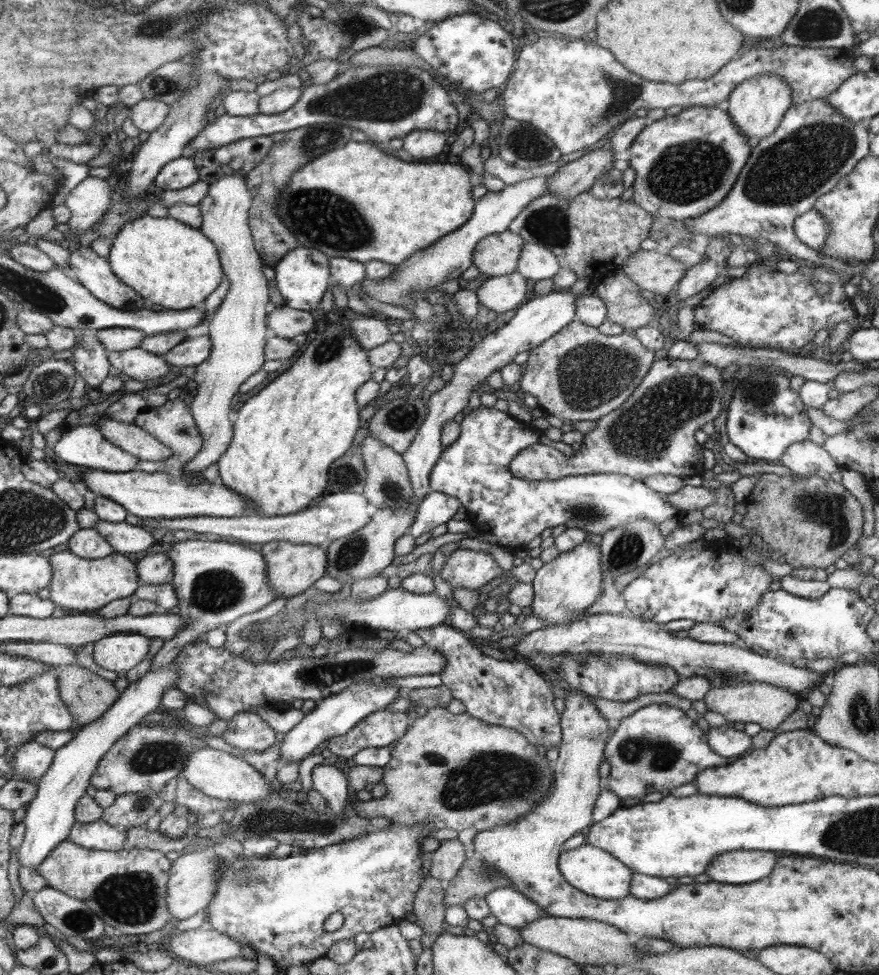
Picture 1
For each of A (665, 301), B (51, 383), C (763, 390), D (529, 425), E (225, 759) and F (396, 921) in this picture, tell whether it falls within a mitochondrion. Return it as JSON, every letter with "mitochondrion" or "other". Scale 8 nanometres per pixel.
{"A":"other","B":"mitochondrion","C":"mitochondrion","D":"other","E":"other","F":"other"}

